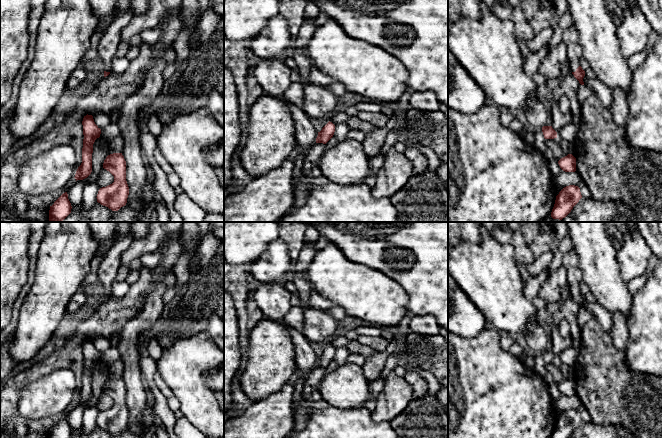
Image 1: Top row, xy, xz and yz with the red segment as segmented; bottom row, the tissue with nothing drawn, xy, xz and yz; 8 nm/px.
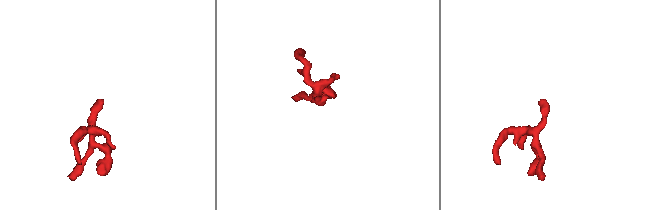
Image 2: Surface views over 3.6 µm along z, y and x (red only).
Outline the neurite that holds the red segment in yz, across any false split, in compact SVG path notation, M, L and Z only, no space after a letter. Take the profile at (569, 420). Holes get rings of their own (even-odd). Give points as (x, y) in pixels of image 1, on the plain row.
M578 410L564 411L556 420L551 438L569 438L581 422L582 419Z

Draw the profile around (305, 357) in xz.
M283 319L278 321L290 333L291 339L295 347L295 361L297 369L300 370L301 376L306 378L309 373L316 367L318 356L311 348L310 342L304 337L302 333L291 328Z

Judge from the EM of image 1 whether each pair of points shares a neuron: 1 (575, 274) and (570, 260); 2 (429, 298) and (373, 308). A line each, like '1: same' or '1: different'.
1: same
2: different

